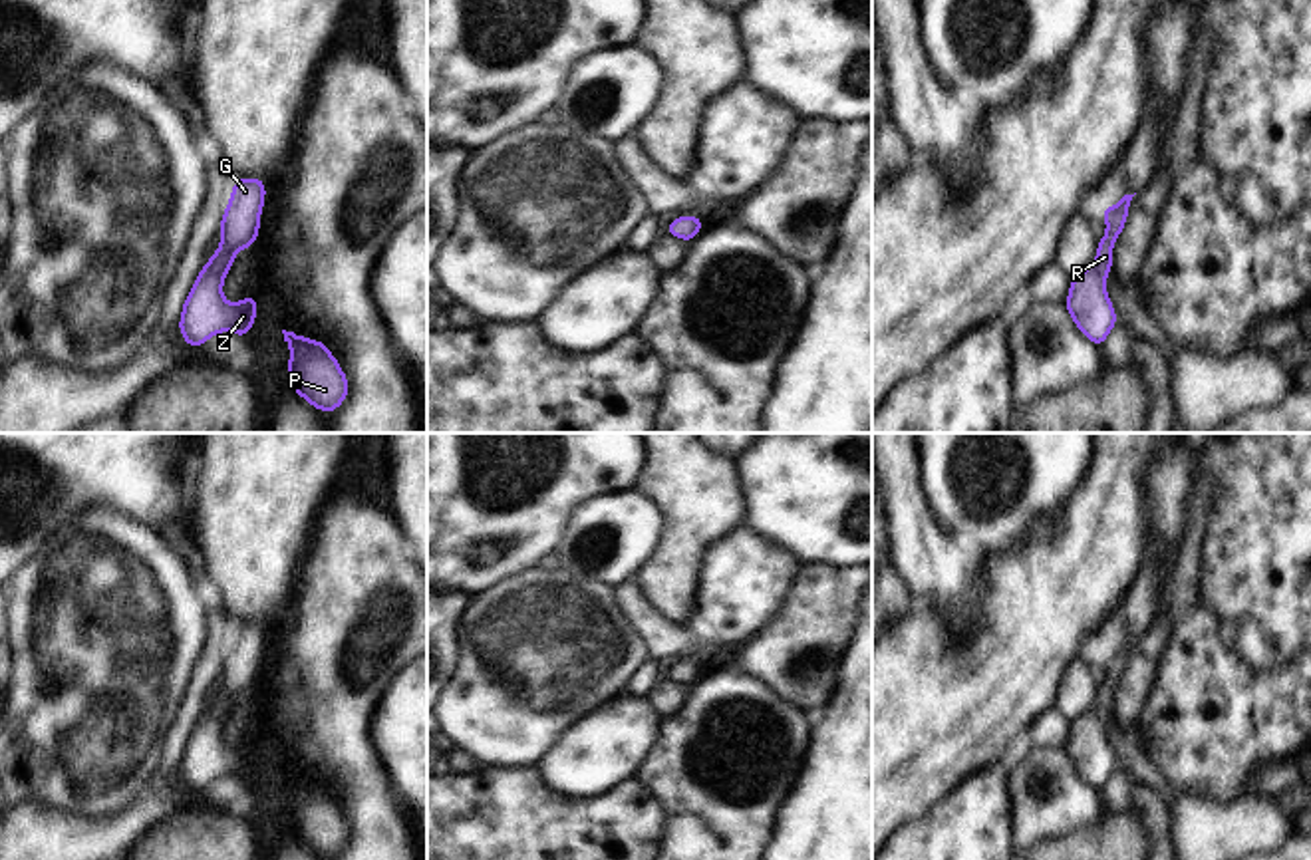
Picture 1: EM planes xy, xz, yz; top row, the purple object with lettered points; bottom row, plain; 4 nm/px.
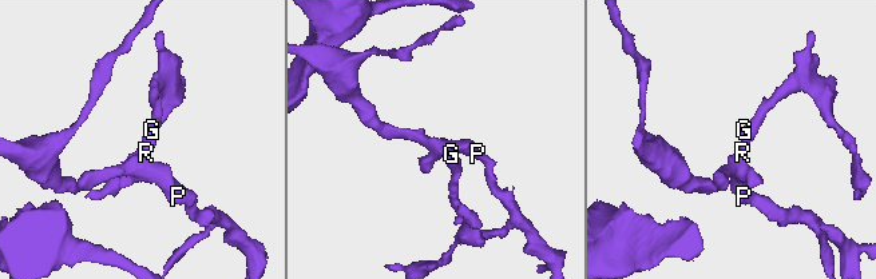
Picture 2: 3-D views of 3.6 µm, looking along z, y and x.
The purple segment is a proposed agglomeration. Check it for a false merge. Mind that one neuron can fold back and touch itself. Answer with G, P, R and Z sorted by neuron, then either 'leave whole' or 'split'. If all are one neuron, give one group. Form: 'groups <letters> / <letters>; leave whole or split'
groups G P R Z; leave whole

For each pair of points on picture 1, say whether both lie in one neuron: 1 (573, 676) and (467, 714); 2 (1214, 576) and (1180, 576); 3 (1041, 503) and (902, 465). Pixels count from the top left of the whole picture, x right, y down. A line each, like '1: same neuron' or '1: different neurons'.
1: same neuron
2: different neurons
3: different neurons

